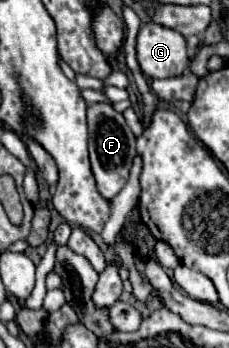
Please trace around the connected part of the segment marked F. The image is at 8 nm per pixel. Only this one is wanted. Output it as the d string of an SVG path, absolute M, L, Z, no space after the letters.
M88 104L88 152L96 188L102 198L112 200L124 188L132 158L136 154L136 136L112 104Z

